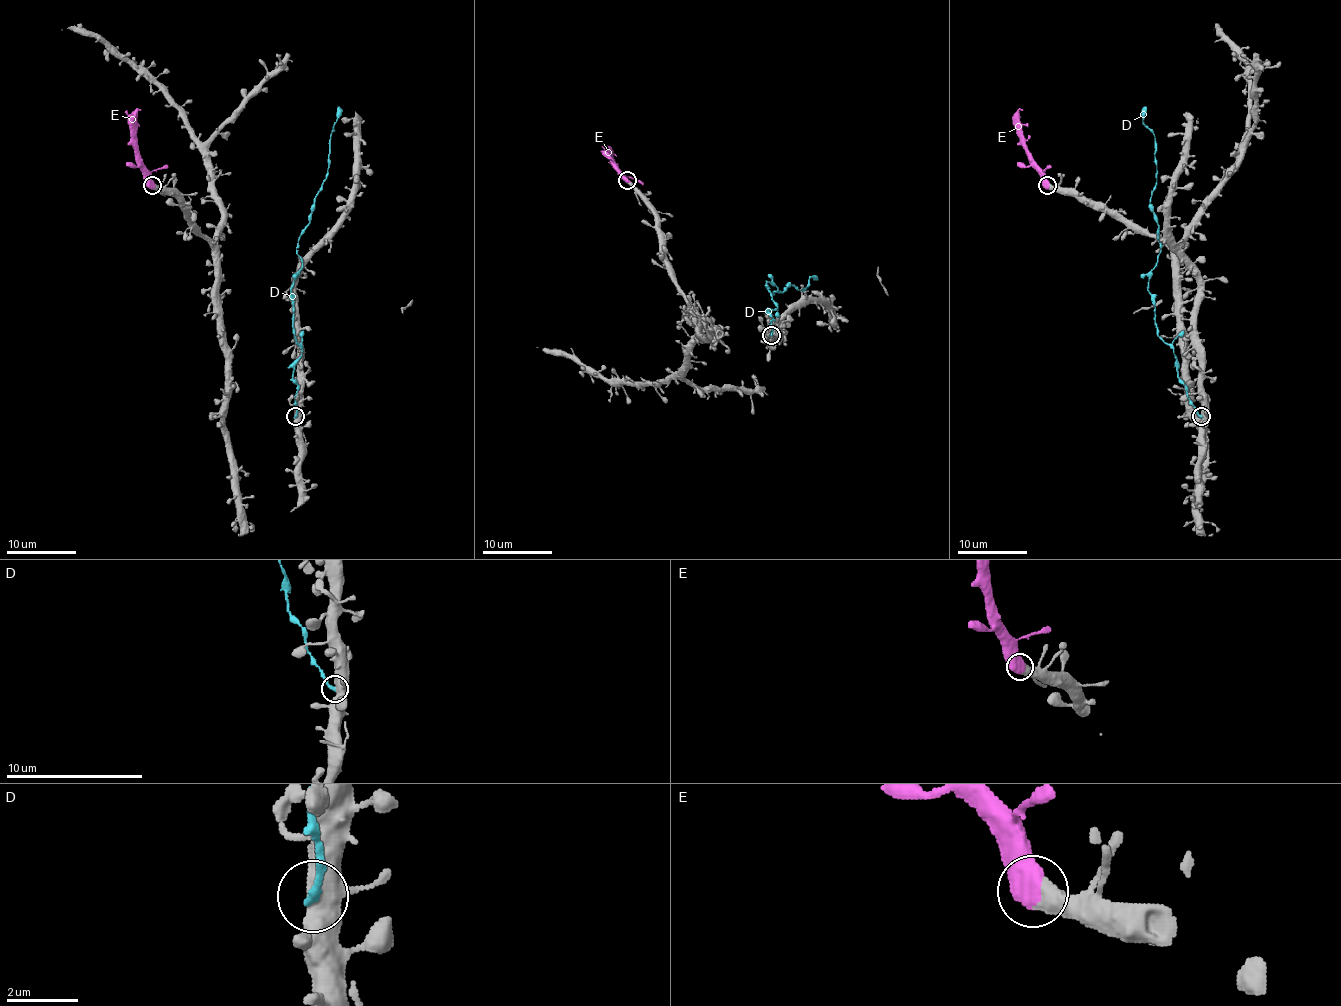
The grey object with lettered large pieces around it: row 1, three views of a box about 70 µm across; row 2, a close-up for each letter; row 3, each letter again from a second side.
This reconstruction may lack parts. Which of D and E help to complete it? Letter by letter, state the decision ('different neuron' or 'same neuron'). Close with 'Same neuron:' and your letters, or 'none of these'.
D: different neuron
E: same neuron
Same neuron: E

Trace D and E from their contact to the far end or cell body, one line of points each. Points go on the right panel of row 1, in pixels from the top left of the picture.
D: (1201, 416), (1158, 334), (1149, 291), (1159, 239), (1146, 106)
E: (1047, 186), (1045, 174), (1026, 148), (1018, 113), (1023, 110)

